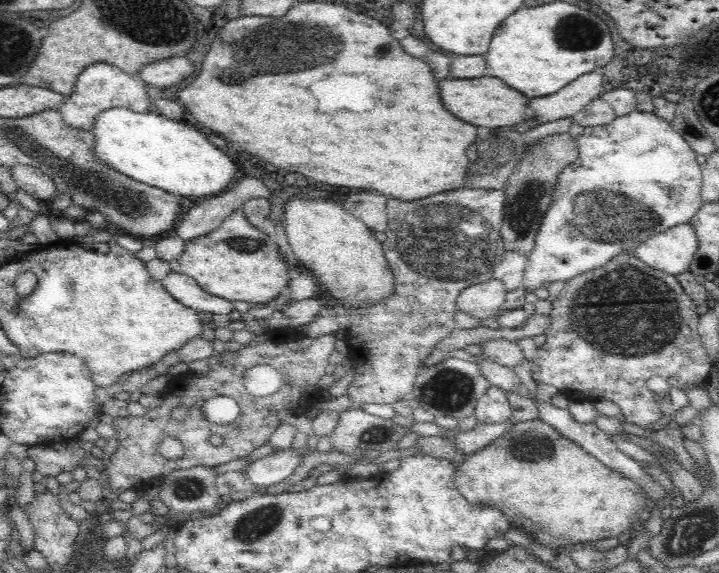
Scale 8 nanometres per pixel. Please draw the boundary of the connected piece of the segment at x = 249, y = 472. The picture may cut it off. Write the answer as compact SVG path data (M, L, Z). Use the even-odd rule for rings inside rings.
M295 449L273 451L240 470L254 487L271 487L283 482L302 462L302 457Z

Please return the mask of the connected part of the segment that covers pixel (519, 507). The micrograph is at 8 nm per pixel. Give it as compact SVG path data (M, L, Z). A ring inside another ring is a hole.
M540 418L527 420L526 422L514 422L507 432L492 442L491 445L485 446L473 452L471 455L468 455L463 463L455 467L455 480L456 488L468 502L471 502L471 504L480 504L481 506L495 506L504 513L504 516L508 518L510 523L521 524L521 526L526 524L528 529L536 530L535 538L537 538L537 542L545 547L573 546L580 542L592 542L594 540L600 540L601 538L618 537L620 534L633 530L635 526L646 517L652 505L655 503L654 500L649 498L647 492L632 481L632 479L628 479L628 477L614 471L614 469L605 466L598 458L588 454L588 452L581 446L578 446L576 442L566 438L553 426L546 424Z

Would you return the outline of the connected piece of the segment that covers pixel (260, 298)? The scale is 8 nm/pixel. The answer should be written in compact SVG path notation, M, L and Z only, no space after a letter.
M242 208L234 210L221 224L207 234L192 238L185 242L184 250L178 258L170 263L173 272L190 276L199 287L208 294L229 300L244 300L244 302L257 303L265 302L270 304L273 298L281 297L283 288L288 286L291 273L284 258L278 250L274 250L270 242L258 229L250 225L250 222L243 214Z

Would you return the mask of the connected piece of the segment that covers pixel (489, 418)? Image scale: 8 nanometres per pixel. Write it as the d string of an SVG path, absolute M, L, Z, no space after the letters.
M490 384L488 390L477 400L474 414L478 422L496 423L511 419L511 404L498 385Z

